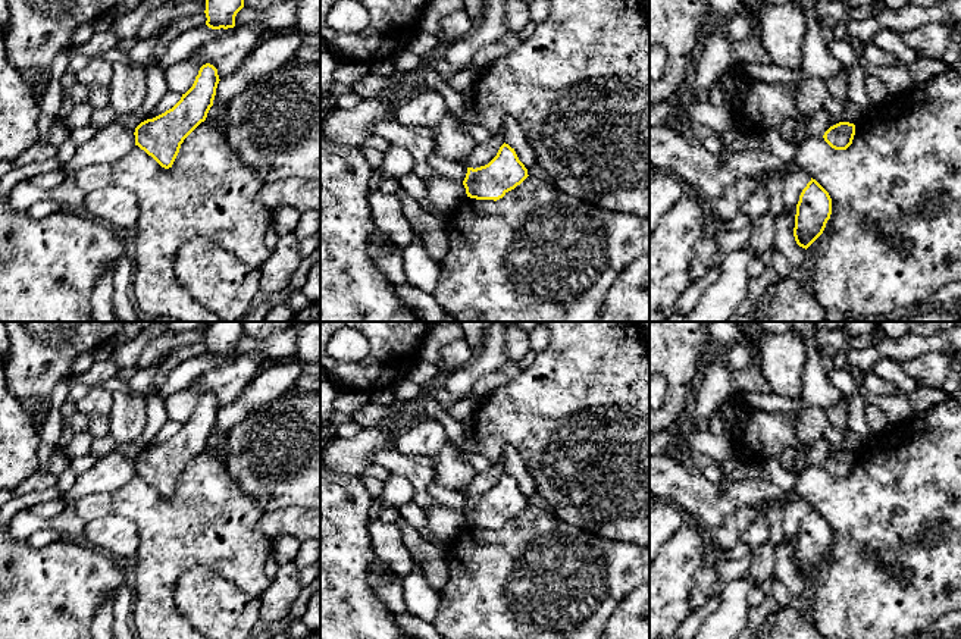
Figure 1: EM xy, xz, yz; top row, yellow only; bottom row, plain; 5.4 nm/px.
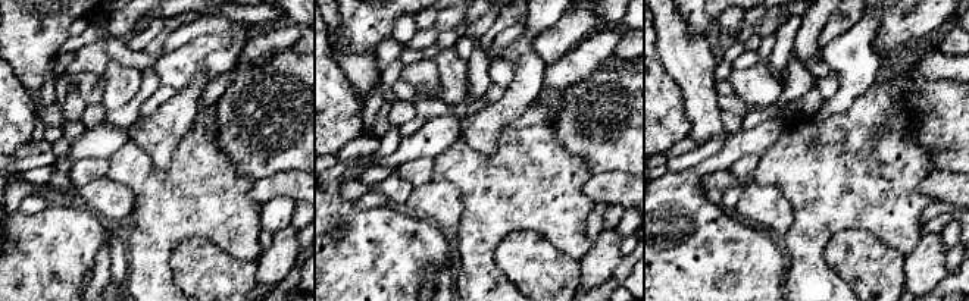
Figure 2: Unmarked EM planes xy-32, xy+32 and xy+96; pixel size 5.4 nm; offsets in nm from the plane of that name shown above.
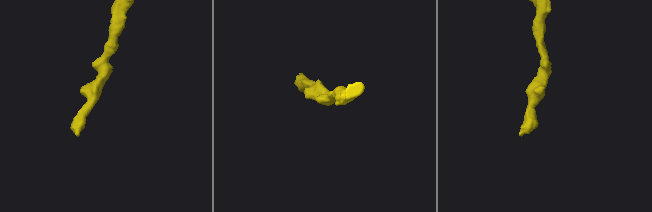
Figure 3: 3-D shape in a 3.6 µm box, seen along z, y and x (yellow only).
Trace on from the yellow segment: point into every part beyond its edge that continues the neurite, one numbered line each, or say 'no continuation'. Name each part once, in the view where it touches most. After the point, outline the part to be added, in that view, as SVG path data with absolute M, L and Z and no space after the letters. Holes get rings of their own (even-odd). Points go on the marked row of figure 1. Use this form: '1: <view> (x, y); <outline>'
no continuation

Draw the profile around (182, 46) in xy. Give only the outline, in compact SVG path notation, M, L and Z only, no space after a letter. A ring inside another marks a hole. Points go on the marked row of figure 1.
M207 25L192 28L187 32L184 32L182 35L179 35L178 38L175 38L173 41L170 41L170 44L168 46L168 50L162 59L162 66L163 68L169 66L169 65L190 56L195 48L201 47L207 41L228 37L232 31L234 31L234 28L212 29Z

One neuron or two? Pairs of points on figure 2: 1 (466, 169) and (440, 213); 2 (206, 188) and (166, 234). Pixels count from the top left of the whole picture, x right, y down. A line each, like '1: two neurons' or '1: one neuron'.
1: two neurons
2: one neuron

